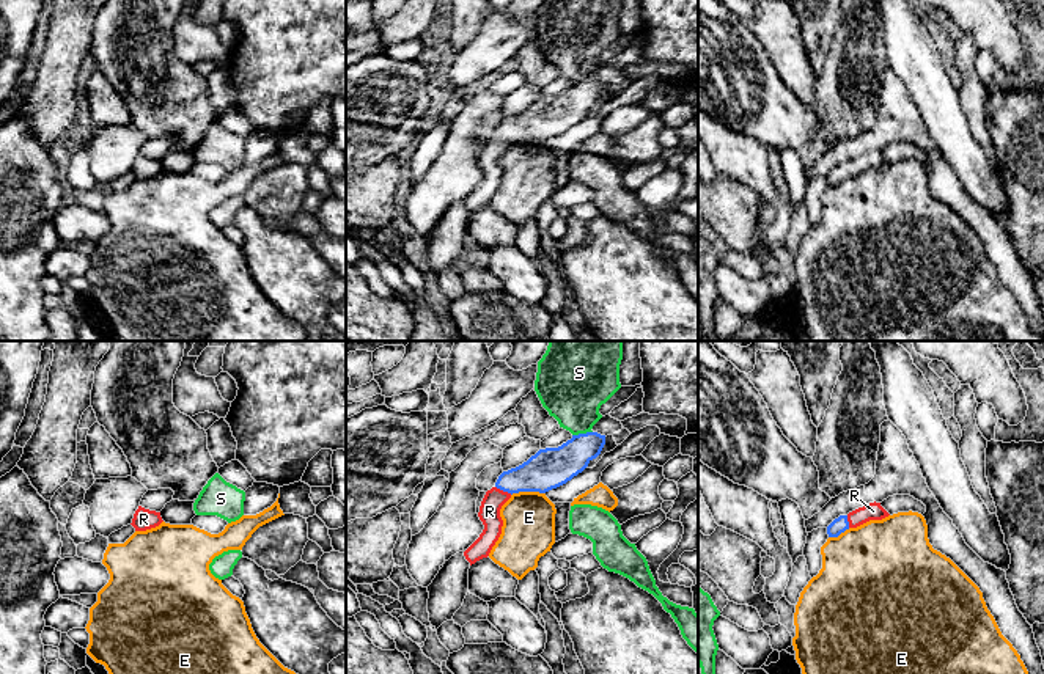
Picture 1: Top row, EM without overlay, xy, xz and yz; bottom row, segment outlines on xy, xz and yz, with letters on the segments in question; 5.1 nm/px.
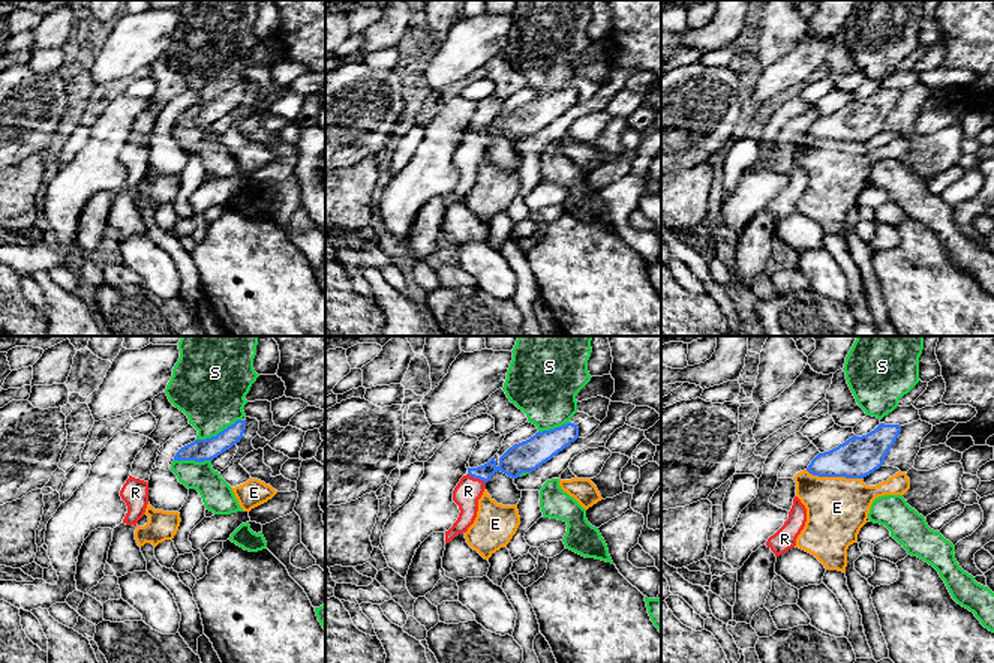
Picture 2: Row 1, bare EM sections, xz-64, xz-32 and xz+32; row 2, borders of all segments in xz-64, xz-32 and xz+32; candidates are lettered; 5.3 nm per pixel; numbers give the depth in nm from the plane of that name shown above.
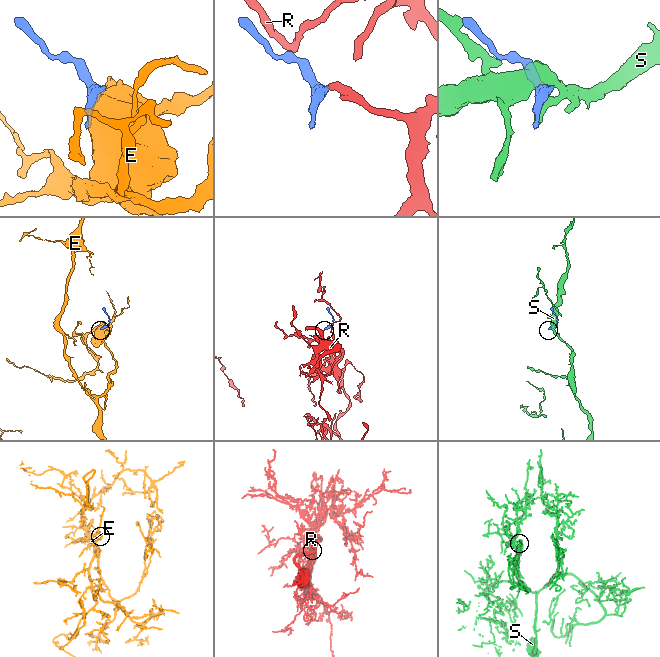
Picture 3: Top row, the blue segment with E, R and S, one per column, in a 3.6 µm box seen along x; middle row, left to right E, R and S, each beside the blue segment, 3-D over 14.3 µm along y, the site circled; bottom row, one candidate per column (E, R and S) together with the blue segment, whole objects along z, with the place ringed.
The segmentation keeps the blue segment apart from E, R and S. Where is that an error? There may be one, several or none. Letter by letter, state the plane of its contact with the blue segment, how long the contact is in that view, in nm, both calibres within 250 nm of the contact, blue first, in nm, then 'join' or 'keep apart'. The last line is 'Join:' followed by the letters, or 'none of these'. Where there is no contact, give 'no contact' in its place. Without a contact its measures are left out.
E: meets blue in xz; contact 180 nm long; 200 nm thick on the blue side, 280 nm on the other; keep apart
R: meets blue in xz; contact 100 nm long; 200 nm thick on the blue side, 110 nm on the other; join
S: meets blue in xz; contact 110 nm long; 200 nm thick on the blue side, 360 nm on the other; keep apart
Join: R

